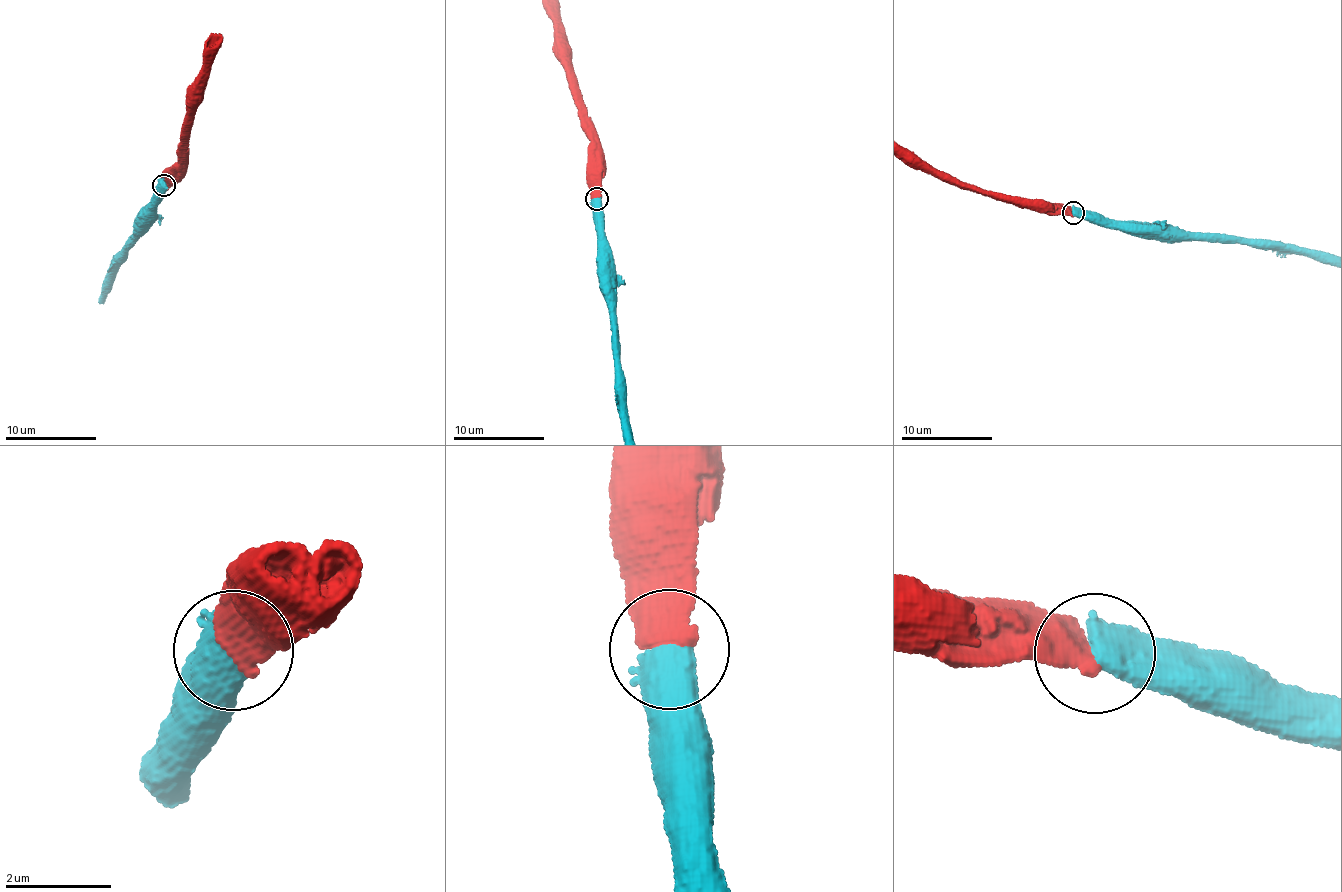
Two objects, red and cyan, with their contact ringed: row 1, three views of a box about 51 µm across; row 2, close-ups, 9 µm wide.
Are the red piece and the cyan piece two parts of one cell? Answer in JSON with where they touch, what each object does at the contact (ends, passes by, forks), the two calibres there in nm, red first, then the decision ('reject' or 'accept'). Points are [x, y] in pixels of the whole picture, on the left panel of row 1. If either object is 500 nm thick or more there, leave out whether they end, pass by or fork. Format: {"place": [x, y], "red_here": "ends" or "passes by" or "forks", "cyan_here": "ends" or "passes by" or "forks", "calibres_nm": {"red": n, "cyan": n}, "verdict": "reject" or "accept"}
{"place": [164, 185], "calibres_nm": {"red": 600, "cyan": 700}, "verdict": "accept"}

